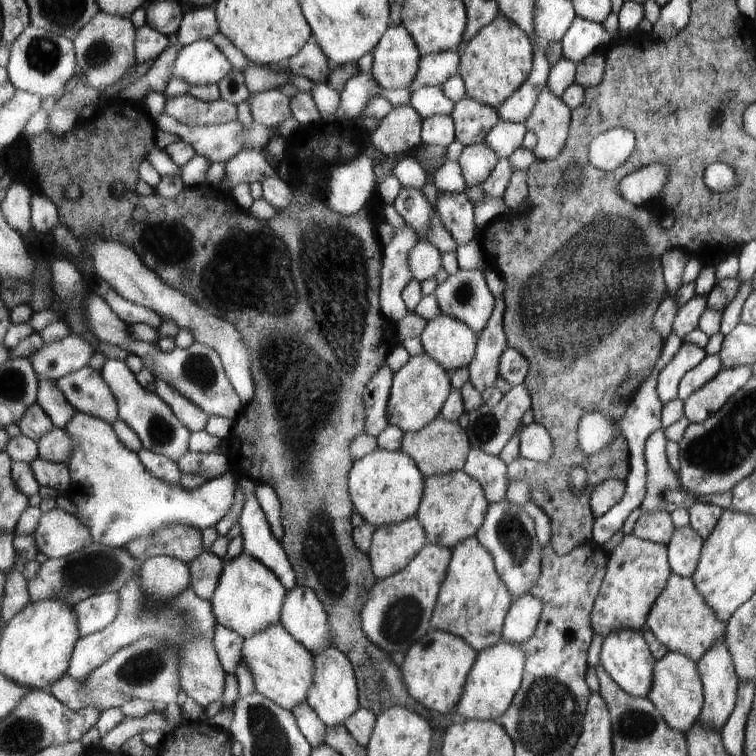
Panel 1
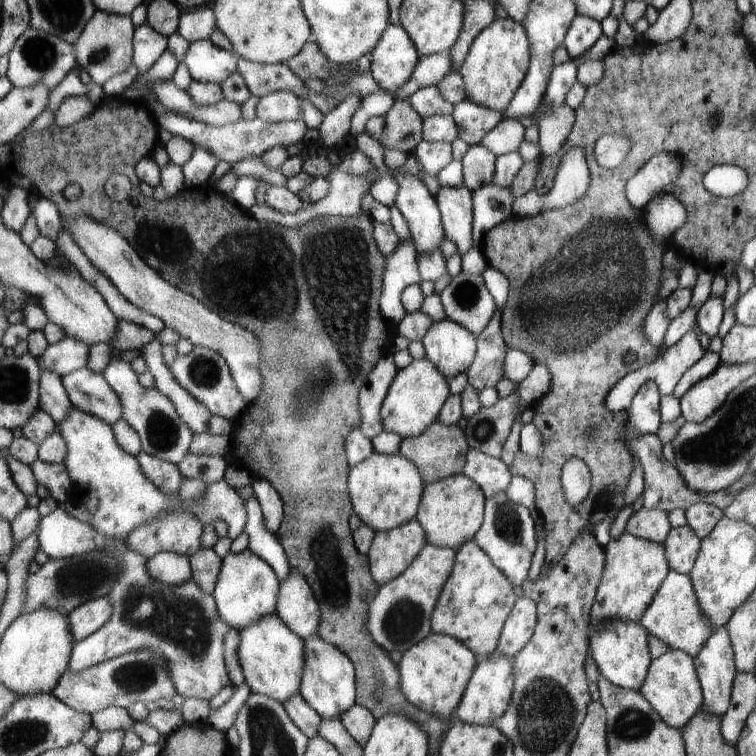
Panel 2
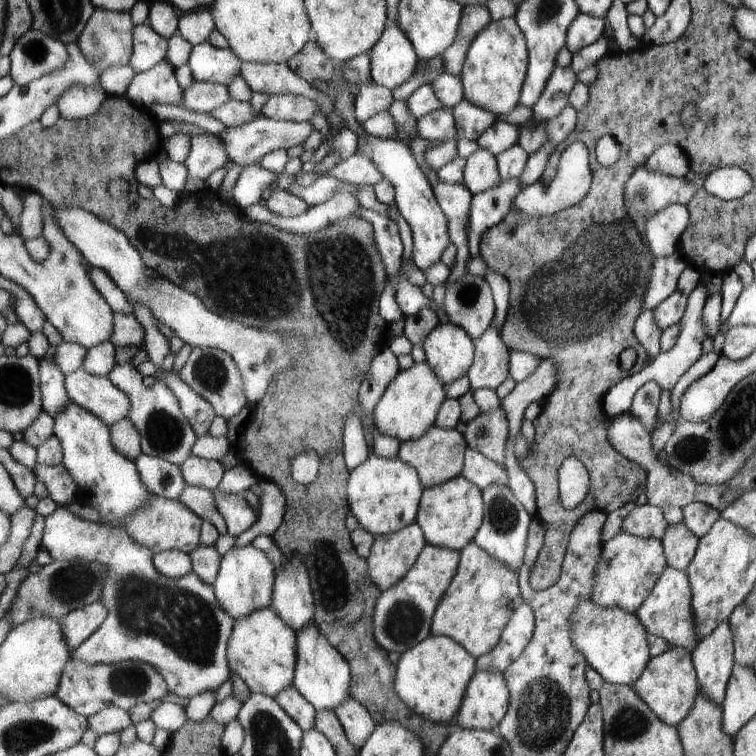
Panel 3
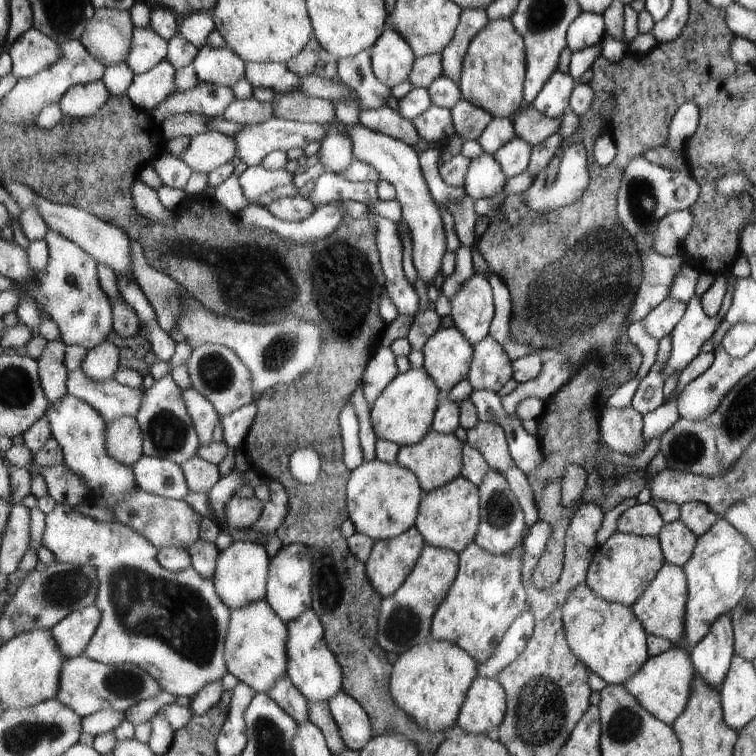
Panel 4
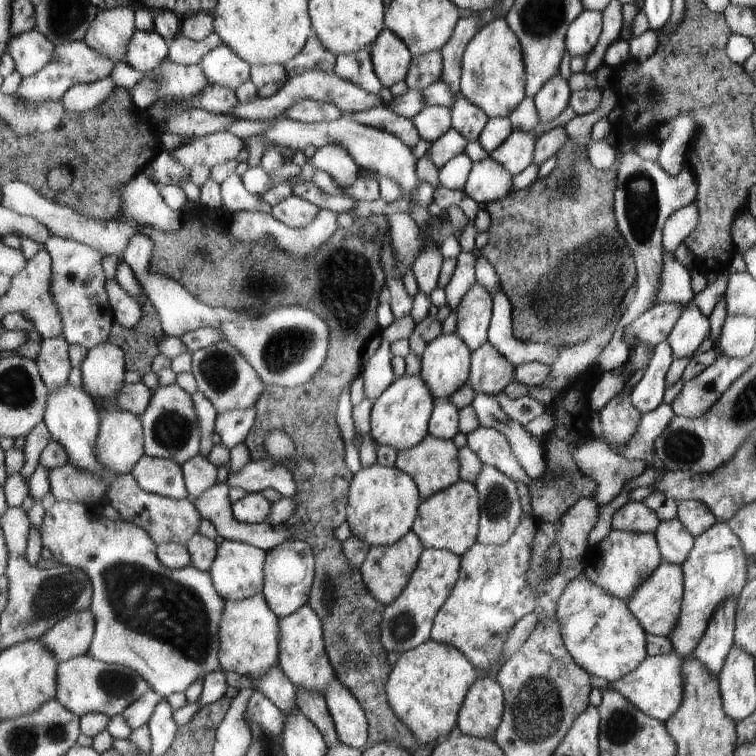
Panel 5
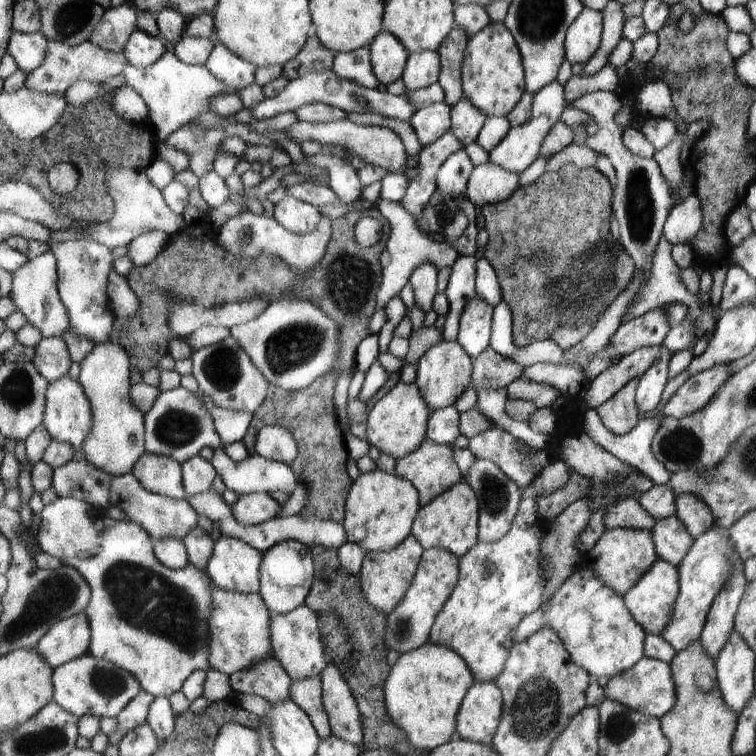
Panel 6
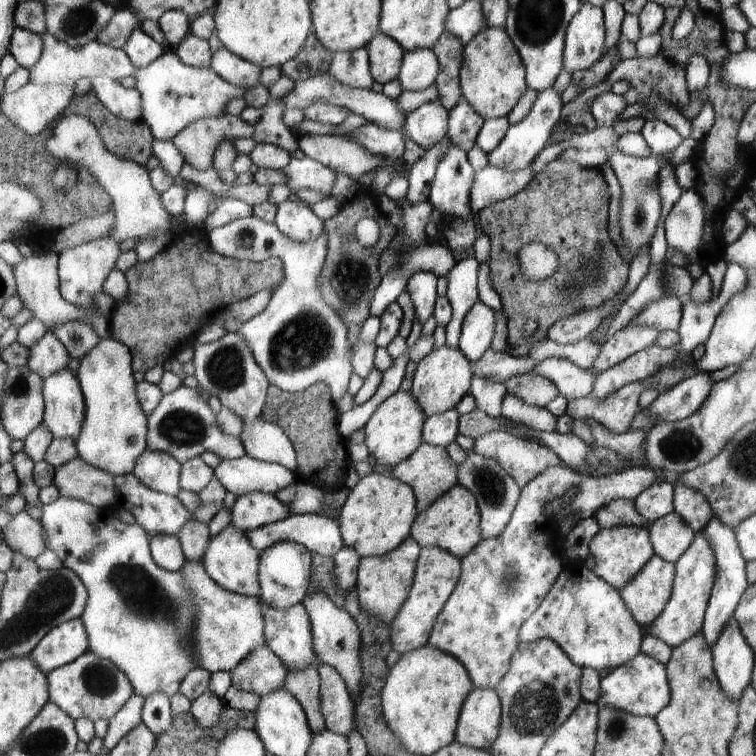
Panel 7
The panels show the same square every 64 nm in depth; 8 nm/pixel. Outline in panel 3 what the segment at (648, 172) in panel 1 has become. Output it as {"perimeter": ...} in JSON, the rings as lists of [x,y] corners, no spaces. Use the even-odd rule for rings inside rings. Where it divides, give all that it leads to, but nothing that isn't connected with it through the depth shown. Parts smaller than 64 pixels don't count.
{"perimeter":[[[663,145],[647,156],[645,168],[663,176],[684,177],[688,171],[686,156],[675,145]]]}

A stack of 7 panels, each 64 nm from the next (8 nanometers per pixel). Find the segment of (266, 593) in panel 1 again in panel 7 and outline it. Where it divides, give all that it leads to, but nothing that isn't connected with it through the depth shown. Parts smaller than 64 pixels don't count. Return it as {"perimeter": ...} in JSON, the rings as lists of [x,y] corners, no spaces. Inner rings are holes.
{"perimeter":[[[230,523],[219,534],[212,537],[203,558],[209,576],[227,590],[235,591],[250,597],[259,597],[260,594],[260,566],[262,551],[253,546],[245,531]]]}

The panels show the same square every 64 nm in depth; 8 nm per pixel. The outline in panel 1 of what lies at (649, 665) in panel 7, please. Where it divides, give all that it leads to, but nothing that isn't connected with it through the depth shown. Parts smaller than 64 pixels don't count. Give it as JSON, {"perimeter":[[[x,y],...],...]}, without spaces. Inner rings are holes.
{"perimeter":[[[671,650],[665,652],[653,664],[651,686],[645,698],[655,707],[669,728],[685,733],[698,720],[703,702],[701,681],[695,663],[685,654]]]}

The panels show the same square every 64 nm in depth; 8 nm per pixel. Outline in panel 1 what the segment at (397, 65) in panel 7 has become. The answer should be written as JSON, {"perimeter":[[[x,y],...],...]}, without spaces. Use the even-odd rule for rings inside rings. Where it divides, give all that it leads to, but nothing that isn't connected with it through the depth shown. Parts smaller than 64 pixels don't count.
{"perimeter":[[[391,24],[372,53],[372,73],[383,88],[409,89],[420,69],[422,54],[405,26]]]}

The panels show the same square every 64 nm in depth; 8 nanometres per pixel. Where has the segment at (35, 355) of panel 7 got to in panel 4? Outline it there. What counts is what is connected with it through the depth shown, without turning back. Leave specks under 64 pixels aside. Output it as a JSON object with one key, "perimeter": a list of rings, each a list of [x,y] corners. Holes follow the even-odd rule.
{"perimeter":[[[64,340],[49,341],[45,354],[38,360],[40,362],[40,380],[48,396],[49,404],[59,402],[68,394],[68,376],[70,371],[65,366],[67,344]]]}

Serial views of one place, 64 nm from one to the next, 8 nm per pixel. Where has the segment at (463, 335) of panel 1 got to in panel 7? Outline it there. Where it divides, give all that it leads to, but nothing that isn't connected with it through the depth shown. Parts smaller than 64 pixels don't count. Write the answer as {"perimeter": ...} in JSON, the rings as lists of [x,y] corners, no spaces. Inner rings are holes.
{"perimeter":[[[444,346],[424,357],[419,363],[413,376],[411,394],[421,403],[421,408],[428,418],[436,414],[445,414],[455,410],[461,404],[461,400],[471,393],[472,378],[474,376],[473,364],[465,358],[465,354],[459,348]]]}

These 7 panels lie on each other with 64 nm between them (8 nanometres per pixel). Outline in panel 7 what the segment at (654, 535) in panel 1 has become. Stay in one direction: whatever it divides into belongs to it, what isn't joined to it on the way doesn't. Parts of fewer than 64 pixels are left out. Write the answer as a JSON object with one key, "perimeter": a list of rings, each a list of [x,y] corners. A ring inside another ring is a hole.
{"perimeter":[[[613,499],[605,506],[601,506],[599,510],[591,516],[599,528],[613,528],[613,526],[643,526],[649,529],[650,522],[647,522],[643,516],[637,514],[633,500]]]}

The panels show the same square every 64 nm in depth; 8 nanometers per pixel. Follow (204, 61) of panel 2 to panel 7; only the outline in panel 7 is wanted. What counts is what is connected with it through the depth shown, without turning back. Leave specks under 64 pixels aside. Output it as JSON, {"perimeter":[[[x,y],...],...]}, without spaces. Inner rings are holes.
{"perimeter":[[[225,47],[212,55],[211,69],[223,80],[239,88],[255,88],[261,84],[263,67],[233,54],[233,51],[227,50]]]}

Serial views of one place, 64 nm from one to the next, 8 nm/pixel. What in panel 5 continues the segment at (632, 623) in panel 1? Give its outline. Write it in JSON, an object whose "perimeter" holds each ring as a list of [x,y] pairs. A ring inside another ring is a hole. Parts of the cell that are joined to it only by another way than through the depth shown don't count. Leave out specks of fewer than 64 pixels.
{"perimeter":[[[611,529],[599,544],[590,548],[583,573],[589,582],[595,583],[601,590],[627,601],[633,590],[637,590],[637,586],[661,564],[661,560],[653,535]]]}

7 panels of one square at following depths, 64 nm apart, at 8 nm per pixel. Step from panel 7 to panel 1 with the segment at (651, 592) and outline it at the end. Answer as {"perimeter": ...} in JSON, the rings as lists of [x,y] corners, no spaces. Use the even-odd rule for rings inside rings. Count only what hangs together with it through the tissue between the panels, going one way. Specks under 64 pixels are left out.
{"perimeter":[[[675,573],[669,574],[665,588],[655,598],[647,618],[645,618],[643,629],[650,630],[653,636],[667,650],[685,654],[694,663],[699,661],[701,654],[709,650],[715,642],[724,640],[725,624],[713,616],[709,606],[705,606],[705,600],[697,592],[690,578],[681,578]]]}

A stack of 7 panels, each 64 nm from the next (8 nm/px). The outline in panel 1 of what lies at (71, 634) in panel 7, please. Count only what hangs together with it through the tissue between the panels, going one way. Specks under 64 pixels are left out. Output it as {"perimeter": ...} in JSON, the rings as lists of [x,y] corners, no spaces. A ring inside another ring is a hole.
{"perimeter":[[[105,592],[88,598],[75,605],[77,626],[80,626],[80,638],[101,632],[115,622],[121,606],[121,596],[117,592]]]}

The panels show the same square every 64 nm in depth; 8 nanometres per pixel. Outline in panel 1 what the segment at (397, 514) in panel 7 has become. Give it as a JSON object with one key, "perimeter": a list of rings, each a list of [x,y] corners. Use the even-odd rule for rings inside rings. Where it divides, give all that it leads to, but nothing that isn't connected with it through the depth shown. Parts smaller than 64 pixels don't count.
{"perimeter":[[[378,448],[373,454],[354,462],[352,472],[349,473],[348,491],[355,511],[378,529],[395,526],[418,513],[424,497],[425,479],[420,467],[405,451]]]}

